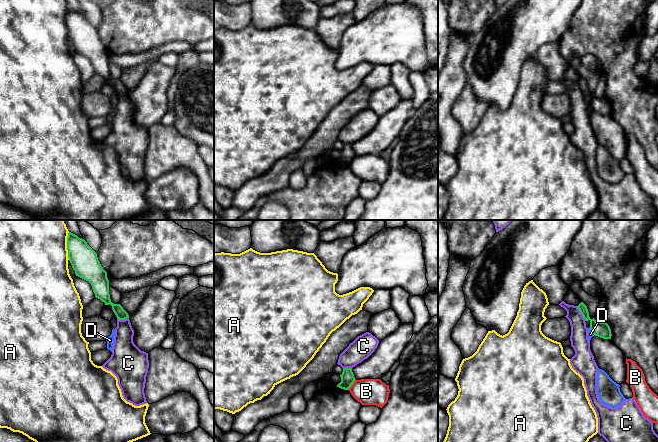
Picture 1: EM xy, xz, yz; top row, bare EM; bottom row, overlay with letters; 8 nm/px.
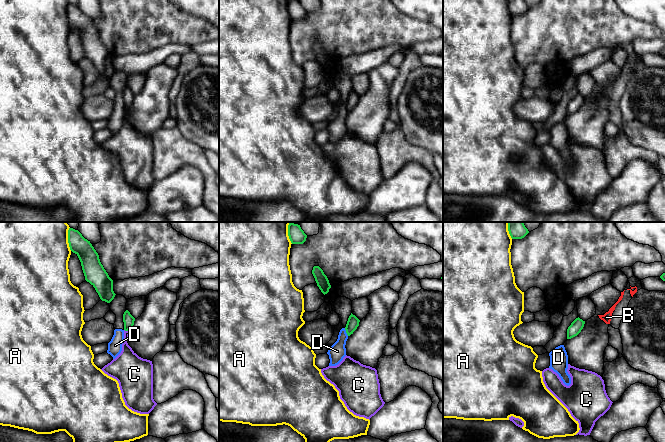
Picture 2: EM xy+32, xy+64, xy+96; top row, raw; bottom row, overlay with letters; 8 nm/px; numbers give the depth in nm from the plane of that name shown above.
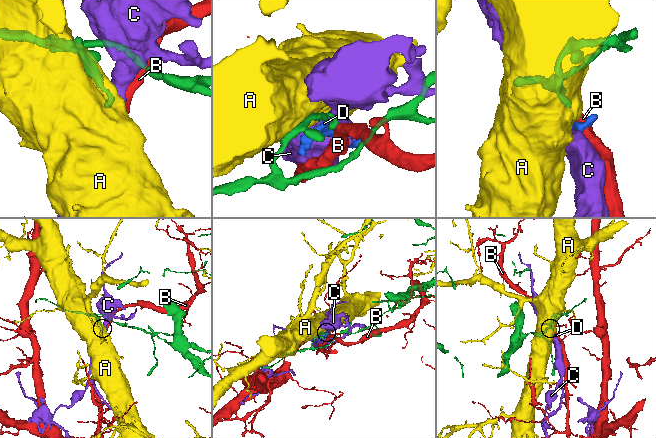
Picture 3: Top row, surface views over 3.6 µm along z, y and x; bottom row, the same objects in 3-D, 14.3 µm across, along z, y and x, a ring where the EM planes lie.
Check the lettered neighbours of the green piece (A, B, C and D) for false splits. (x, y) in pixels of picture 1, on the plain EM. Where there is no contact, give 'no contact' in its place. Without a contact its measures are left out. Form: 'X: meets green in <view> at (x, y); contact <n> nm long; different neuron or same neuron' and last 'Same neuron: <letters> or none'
A: meets green in xy at (67, 22); contact 220 nm long; different neuron
B: meets green in xz at (352, 159); contact 110 nm long; different neuron
C: meets green in yz at (580, 88); contact 140 nm long; different neuron
D: meets green in yz at (591, 106); contact 80 nm long; different neuron
Same neuron: none

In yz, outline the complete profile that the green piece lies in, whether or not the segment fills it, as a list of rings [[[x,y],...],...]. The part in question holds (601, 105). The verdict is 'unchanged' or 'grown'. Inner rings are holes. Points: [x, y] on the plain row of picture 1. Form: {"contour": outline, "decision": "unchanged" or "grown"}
{"contour": [[[581,78],[577,83],[585,97],[590,97],[590,105],[595,112],[603,115],[611,115],[611,105],[605,97],[597,98],[594,94],[591,95],[589,93],[587,82],[583,78]]], "decision": "unchanged"}

